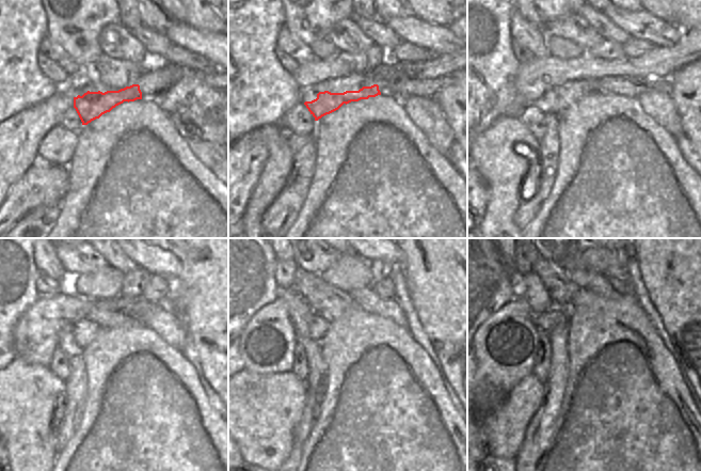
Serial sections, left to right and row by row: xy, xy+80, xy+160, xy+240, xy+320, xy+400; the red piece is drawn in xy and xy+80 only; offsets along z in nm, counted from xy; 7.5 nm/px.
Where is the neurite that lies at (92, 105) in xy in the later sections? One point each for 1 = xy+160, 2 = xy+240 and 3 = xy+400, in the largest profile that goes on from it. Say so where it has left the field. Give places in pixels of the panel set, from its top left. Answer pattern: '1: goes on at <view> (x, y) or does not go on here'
1: goes on at xy+160 (555, 107)
2: goes on at xy+240 (91, 339)
3: goes on at xy+400 (543, 323)

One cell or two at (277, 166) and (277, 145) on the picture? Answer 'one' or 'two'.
one

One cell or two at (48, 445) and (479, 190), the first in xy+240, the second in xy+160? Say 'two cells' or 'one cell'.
two cells

